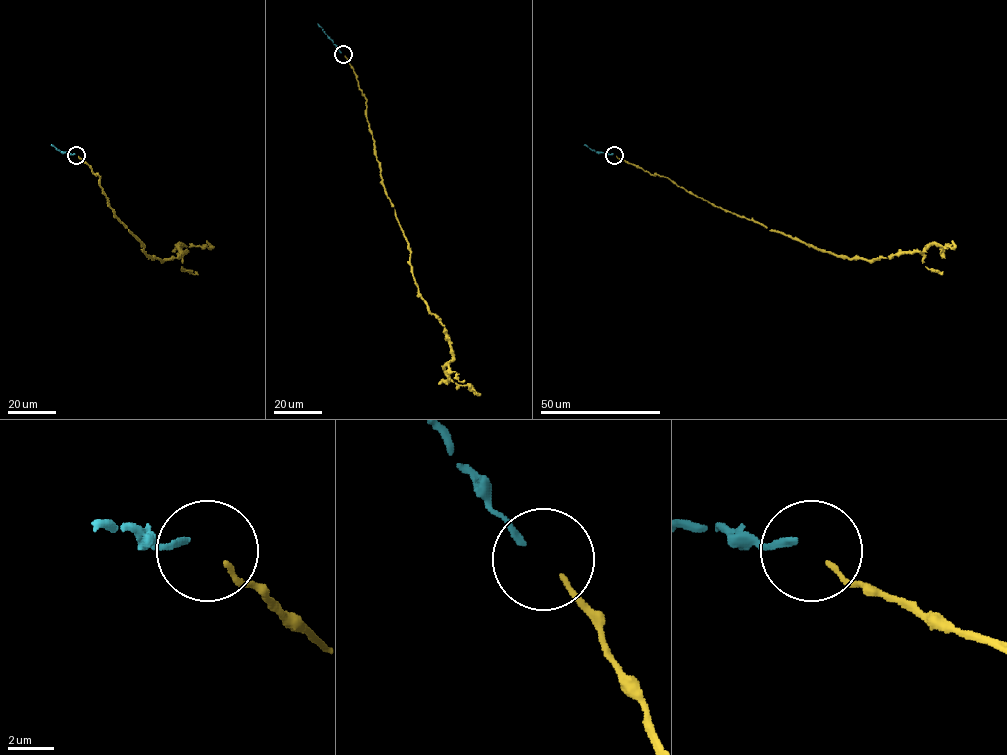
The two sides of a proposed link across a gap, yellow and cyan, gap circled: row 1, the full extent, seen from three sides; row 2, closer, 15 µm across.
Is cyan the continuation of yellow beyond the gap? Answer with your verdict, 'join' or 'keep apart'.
join

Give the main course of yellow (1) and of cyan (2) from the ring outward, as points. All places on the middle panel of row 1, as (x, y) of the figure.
1: (345, 55), (366, 100), (382, 184), (407, 242), (418, 295), (449, 341), (452, 359), (445, 372), (473, 392)
2: (341, 52), (317, 23)

